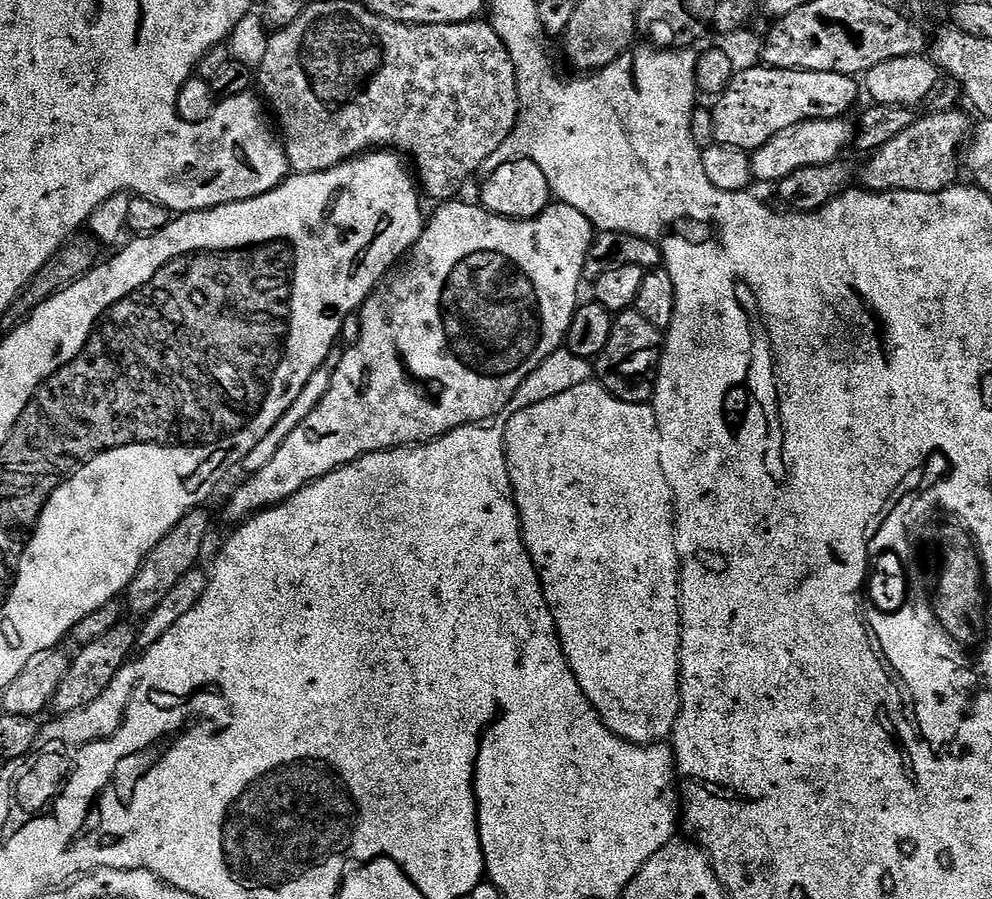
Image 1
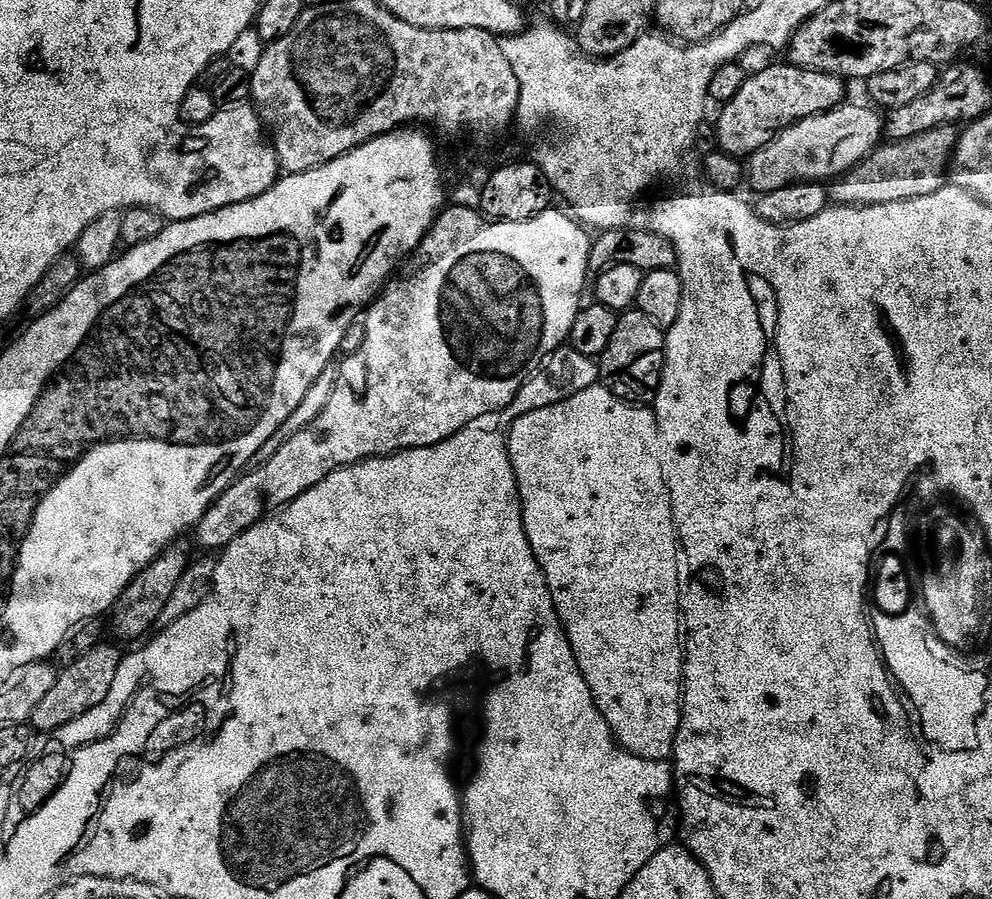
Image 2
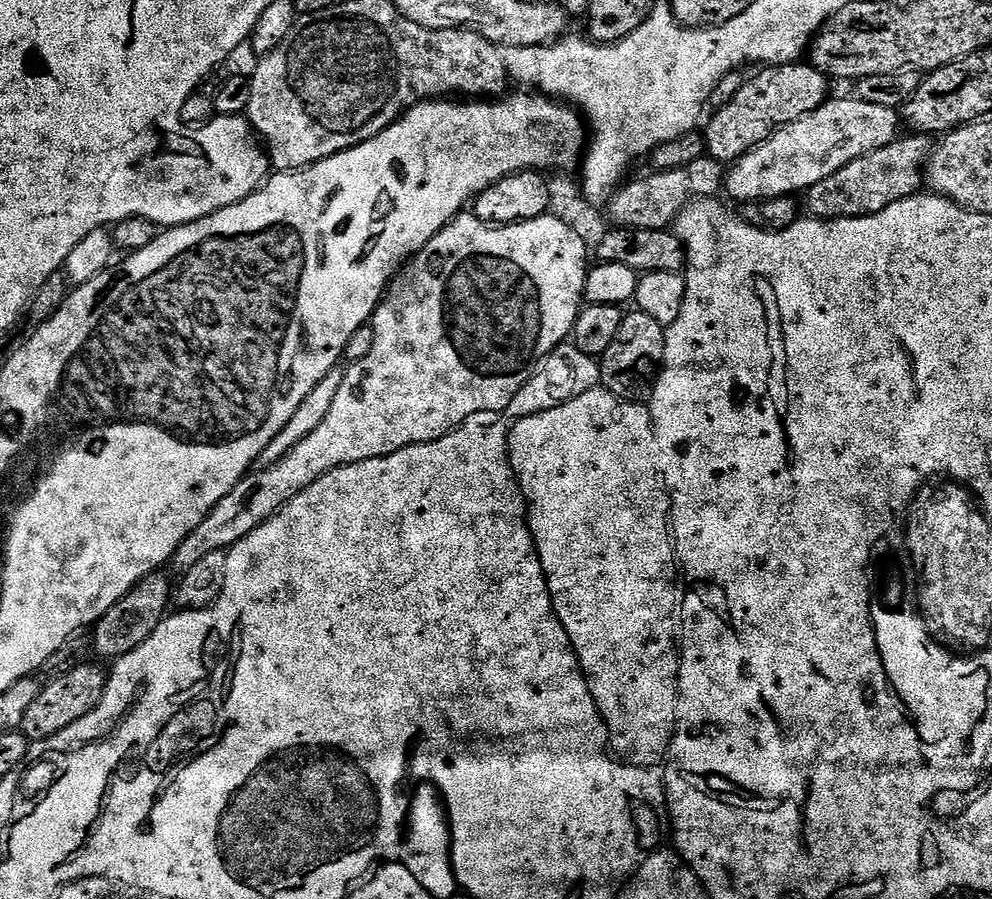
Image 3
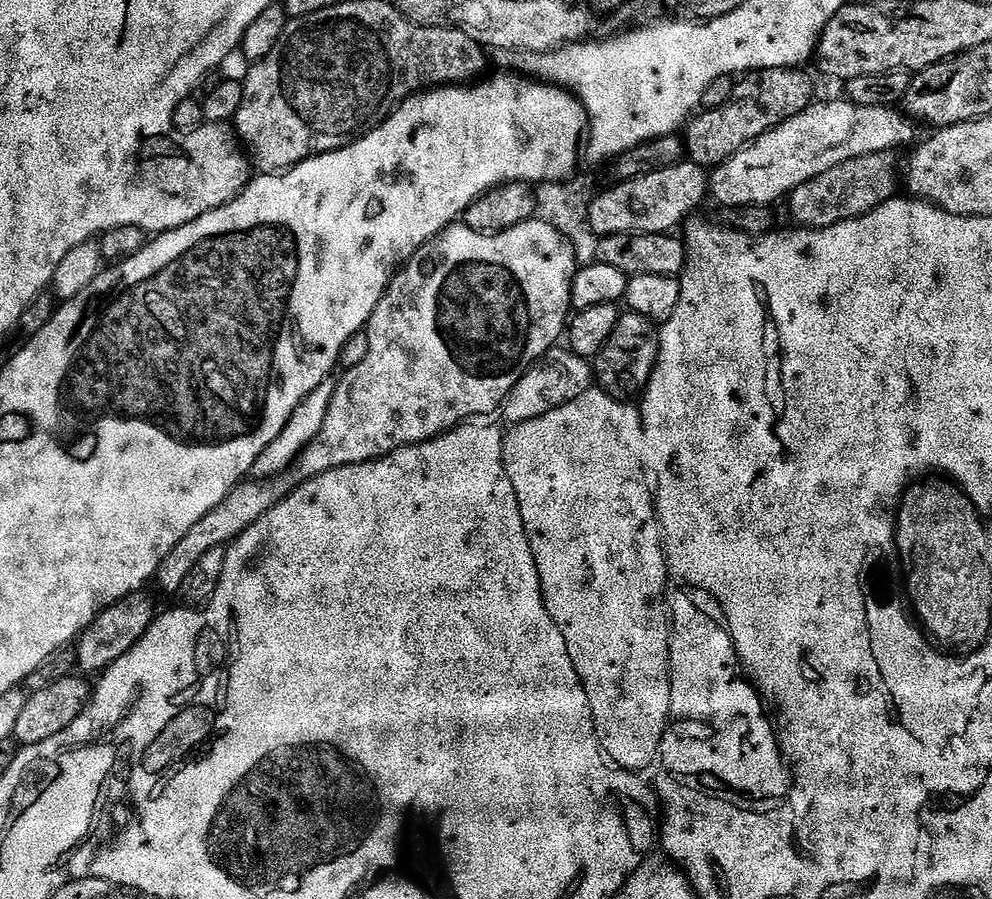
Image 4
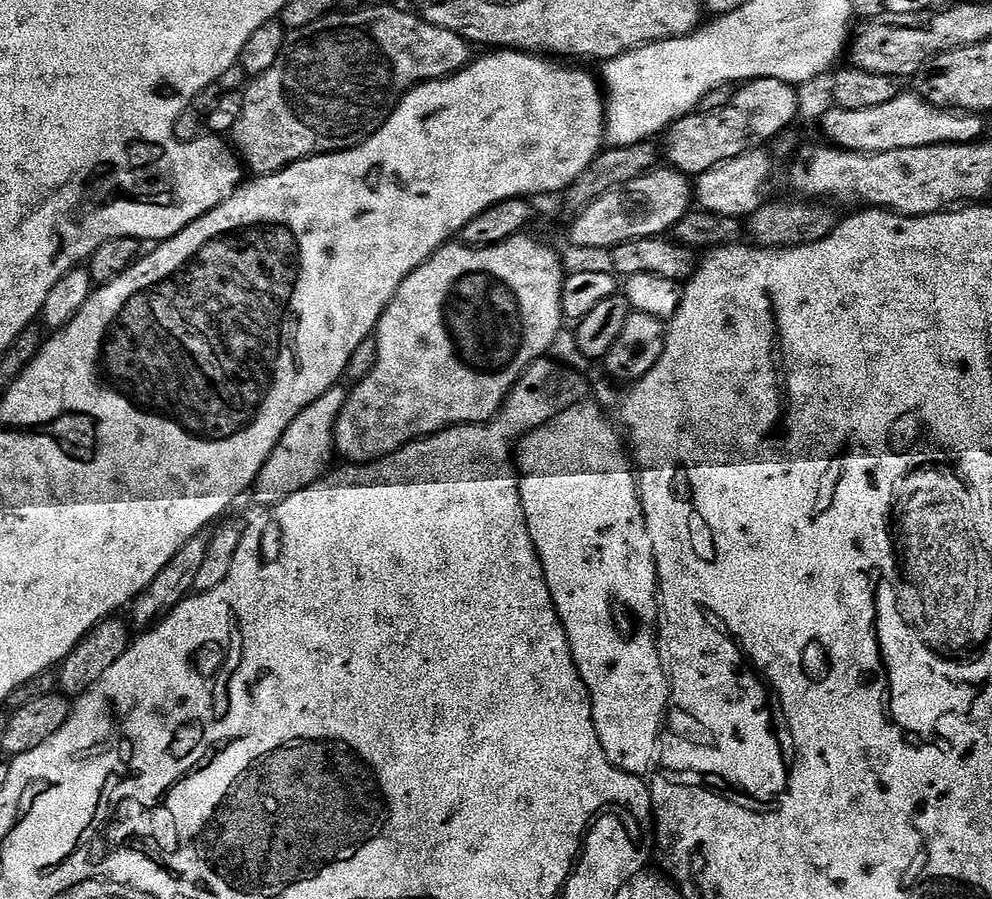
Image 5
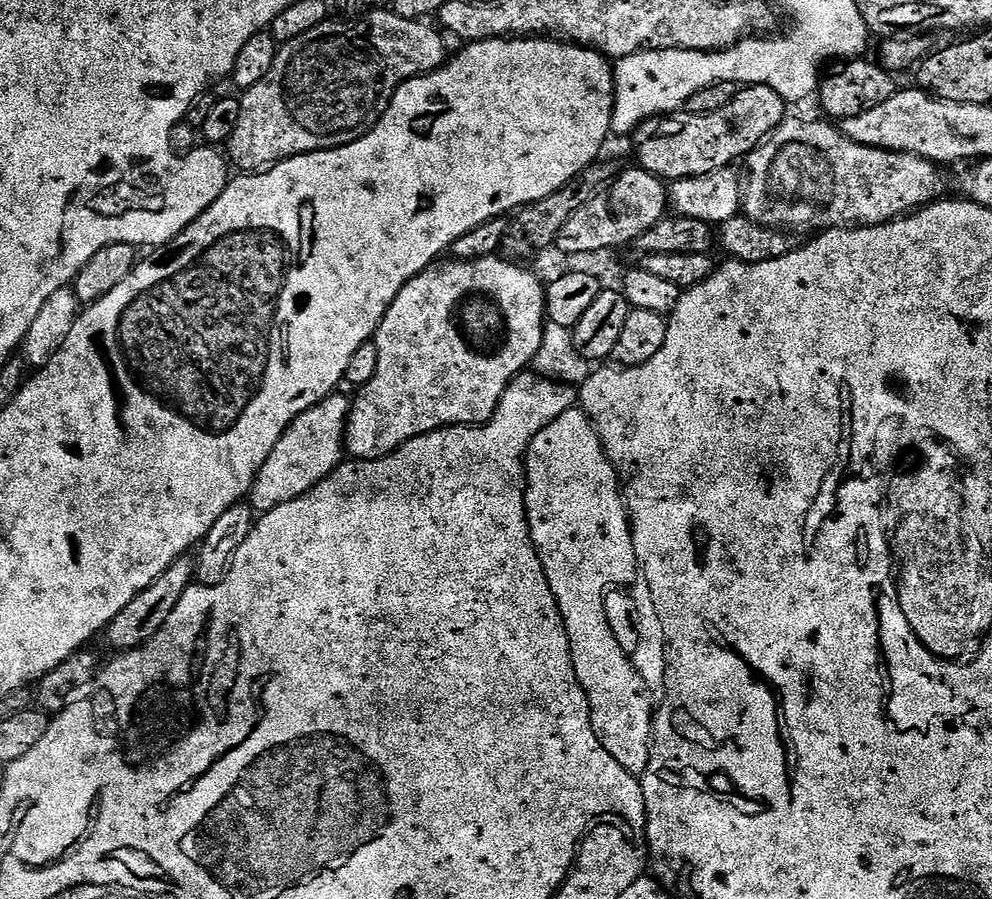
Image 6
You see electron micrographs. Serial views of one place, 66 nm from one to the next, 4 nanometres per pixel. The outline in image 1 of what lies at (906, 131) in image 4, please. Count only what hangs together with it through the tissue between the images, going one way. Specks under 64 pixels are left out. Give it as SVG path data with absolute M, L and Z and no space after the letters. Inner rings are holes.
M841 118L838 120L808 120L793 128L788 128L782 134L770 138L761 148L751 153L752 175L757 181L772 180L779 182L794 170L802 166L822 166L845 155L844 151L850 148L854 140L854 124L851 119Z

